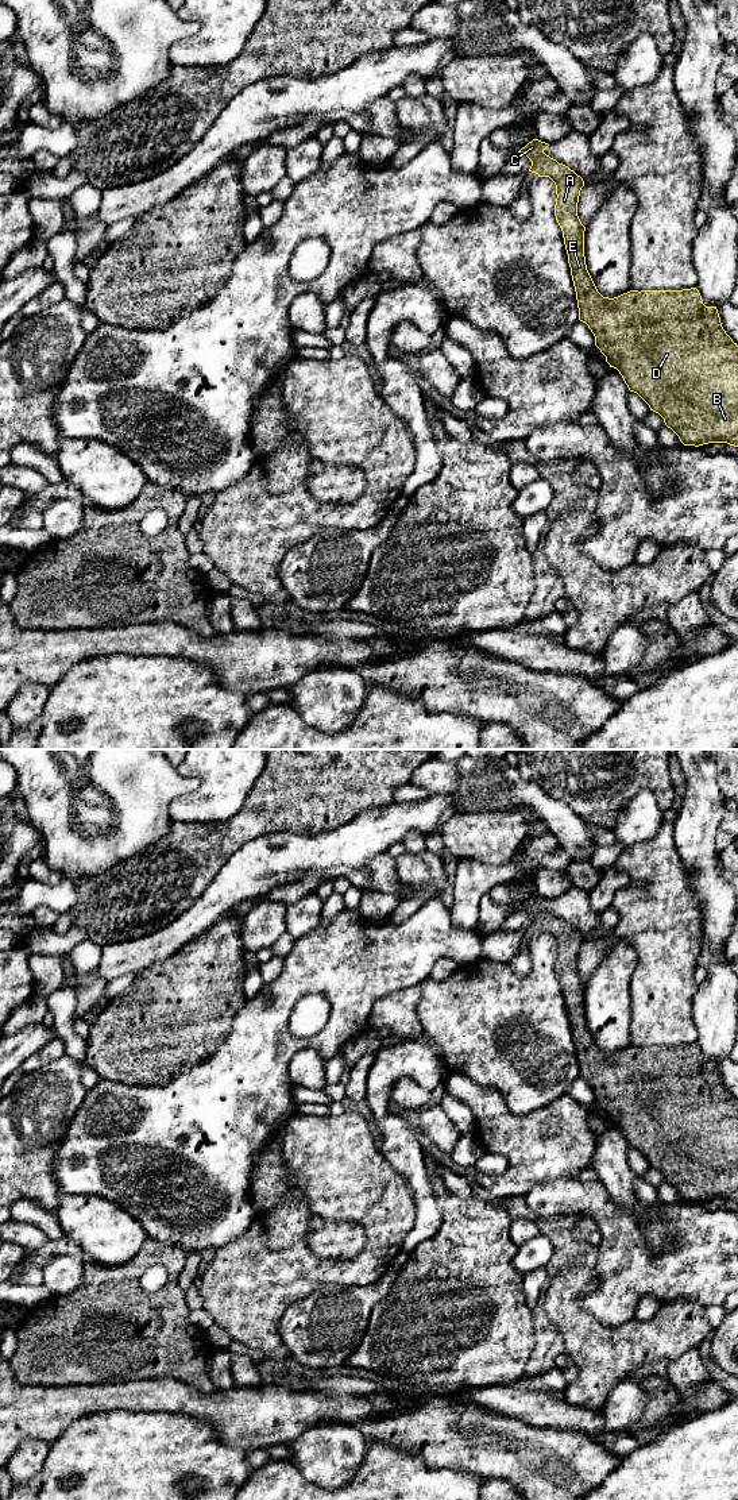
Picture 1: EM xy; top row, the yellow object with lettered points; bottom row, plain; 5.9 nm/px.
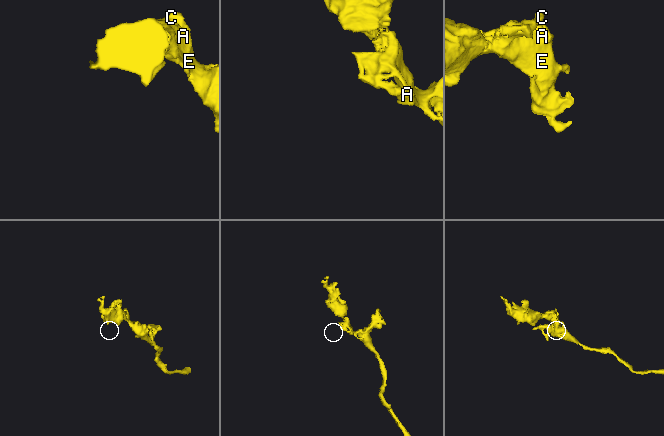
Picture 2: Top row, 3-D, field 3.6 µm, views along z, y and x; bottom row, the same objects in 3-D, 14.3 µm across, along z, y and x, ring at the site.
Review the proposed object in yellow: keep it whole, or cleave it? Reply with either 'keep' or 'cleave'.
keep

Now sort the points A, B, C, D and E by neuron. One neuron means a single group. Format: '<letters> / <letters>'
A B C D E

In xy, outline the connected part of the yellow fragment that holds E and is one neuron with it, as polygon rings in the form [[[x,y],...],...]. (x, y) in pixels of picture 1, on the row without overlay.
[[[533,895],[518,909],[532,917],[529,928],[549,933],[556,941],[555,972],[563,987],[568,1019],[576,1048],[579,1076],[586,1079],[595,1092],[595,1102],[606,1113],[610,1123],[622,1131],[630,1148],[637,1149],[658,1169],[684,1202],[727,1199],[738,1203],[738,1102],[722,1083],[716,1063],[706,1063],[696,1044],[683,1046],[630,1046],[618,1053],[603,1053],[586,1021],[584,987],[577,972],[577,959],[584,937],[568,922],[559,919],[544,909],[549,901]]]

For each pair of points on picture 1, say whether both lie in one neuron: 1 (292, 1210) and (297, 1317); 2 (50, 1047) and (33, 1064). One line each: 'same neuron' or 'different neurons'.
1: different neurons
2: same neuron

